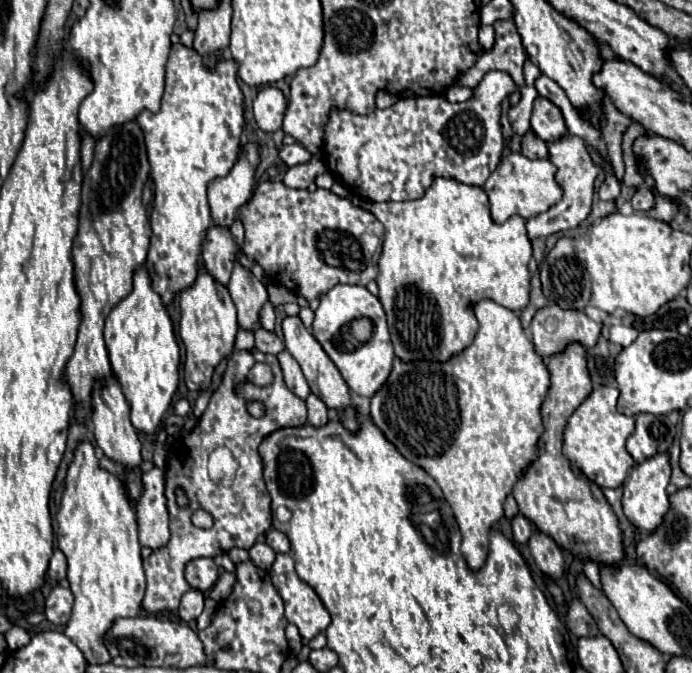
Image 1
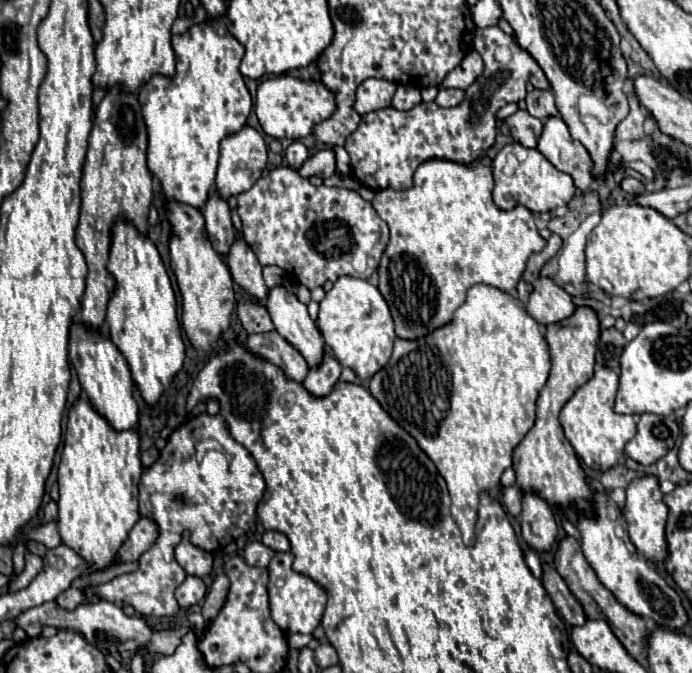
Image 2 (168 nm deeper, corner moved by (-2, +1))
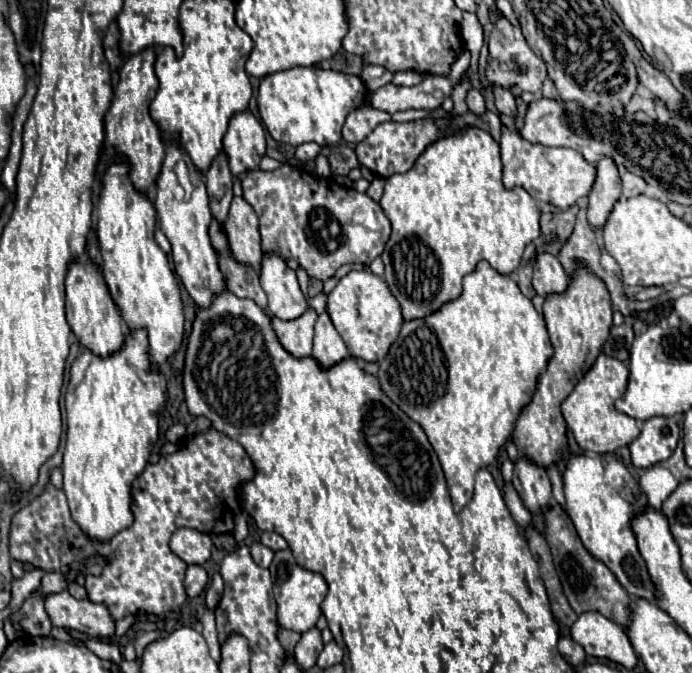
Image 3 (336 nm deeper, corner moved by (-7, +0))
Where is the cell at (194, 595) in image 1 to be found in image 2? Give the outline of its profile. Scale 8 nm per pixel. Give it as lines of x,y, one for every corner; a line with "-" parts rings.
189,575
189,577
177,587
175,599
177,599
179,607
181,607
183,611
187,611
189,607
193,607
193,605
197,605
199,601
203,601
205,591
207,591
205,583
203,583
199,577
191,577
191,575

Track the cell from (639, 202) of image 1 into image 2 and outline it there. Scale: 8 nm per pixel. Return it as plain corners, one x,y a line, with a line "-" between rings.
633,177
623,179
621,189
623,189
625,193
629,193
629,195
643,195
643,193
645,193
645,185
643,185
639,179
633,179

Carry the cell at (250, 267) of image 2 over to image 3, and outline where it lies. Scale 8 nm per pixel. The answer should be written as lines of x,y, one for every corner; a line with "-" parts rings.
242,196
232,198
224,228
236,260
244,260
246,264
256,264
256,270
260,270
262,248
260,248
258,216

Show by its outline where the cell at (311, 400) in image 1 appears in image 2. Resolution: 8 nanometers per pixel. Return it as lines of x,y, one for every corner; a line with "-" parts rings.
327,353
323,359
323,365
319,369
309,369
309,375
303,381
303,387
313,397
327,397
327,395
331,395
335,383
339,381
339,375
341,375
339,361

